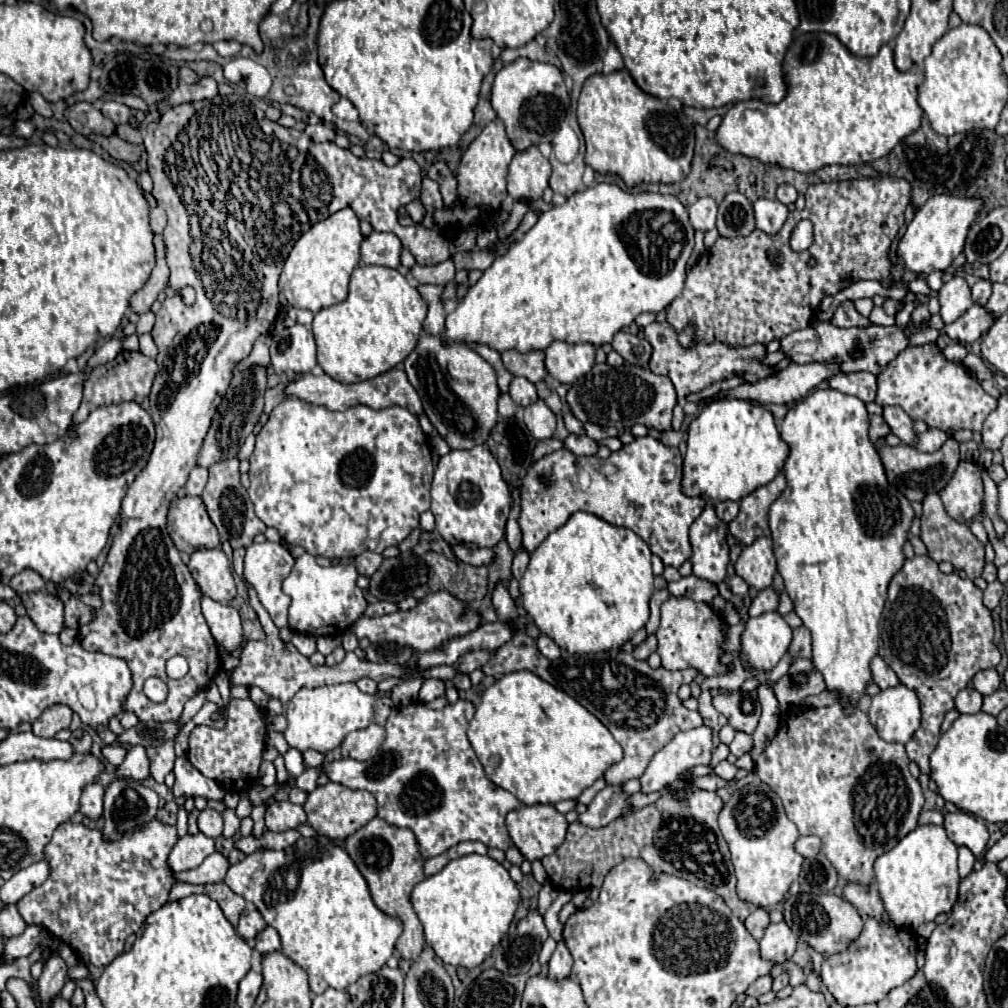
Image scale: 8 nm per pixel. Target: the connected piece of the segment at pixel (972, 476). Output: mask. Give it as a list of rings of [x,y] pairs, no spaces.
[[[961,460],[941,490],[941,502],[947,514],[957,522],[971,522],[983,510],[983,480],[981,466]]]

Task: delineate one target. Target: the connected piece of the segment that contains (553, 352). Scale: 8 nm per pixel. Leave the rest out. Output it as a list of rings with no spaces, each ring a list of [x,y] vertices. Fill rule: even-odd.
[[[553,342],[545,350],[545,356],[547,356],[545,364],[549,374],[563,384],[571,384],[593,368],[595,346],[589,342],[581,342],[581,344]]]

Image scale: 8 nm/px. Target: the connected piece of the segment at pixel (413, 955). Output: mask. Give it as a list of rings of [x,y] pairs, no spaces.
[[[373,818],[369,824],[359,828],[355,834],[351,834],[347,840],[347,854],[363,874],[363,878],[369,884],[371,898],[375,906],[403,922],[403,934],[399,936],[395,950],[401,954],[405,960],[417,960],[419,954],[423,952],[425,940],[423,940],[423,926],[409,902],[409,894],[417,882],[425,878],[423,874],[423,856],[419,852],[417,840],[411,830],[407,828],[395,828],[389,826],[387,822],[381,822],[381,818]]]

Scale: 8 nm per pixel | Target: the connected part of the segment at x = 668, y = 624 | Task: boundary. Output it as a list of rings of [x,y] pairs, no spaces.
[[[671,596],[661,606],[661,624],[657,630],[657,640],[659,640],[657,654],[661,656],[661,666],[667,670],[683,670],[683,668],[693,666],[707,678],[727,672],[727,668],[719,662],[723,654],[721,652],[723,618],[709,604],[693,602],[691,598]]]

